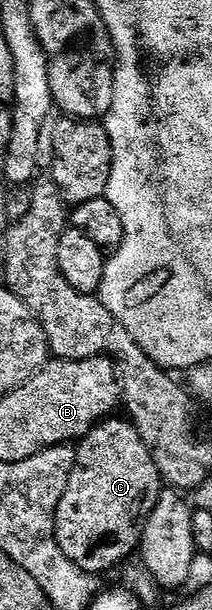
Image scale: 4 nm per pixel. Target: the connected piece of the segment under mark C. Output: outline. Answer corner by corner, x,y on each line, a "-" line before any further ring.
112,417
96,423
84,439
75,447
75,464
67,475
65,493
57,505
55,514
55,540
61,545
61,553
90,575
102,576
103,571
111,571
118,563
126,561
139,550
149,513
157,505
157,497
164,491
163,478
159,476
151,450
141,441
141,433
126,418

